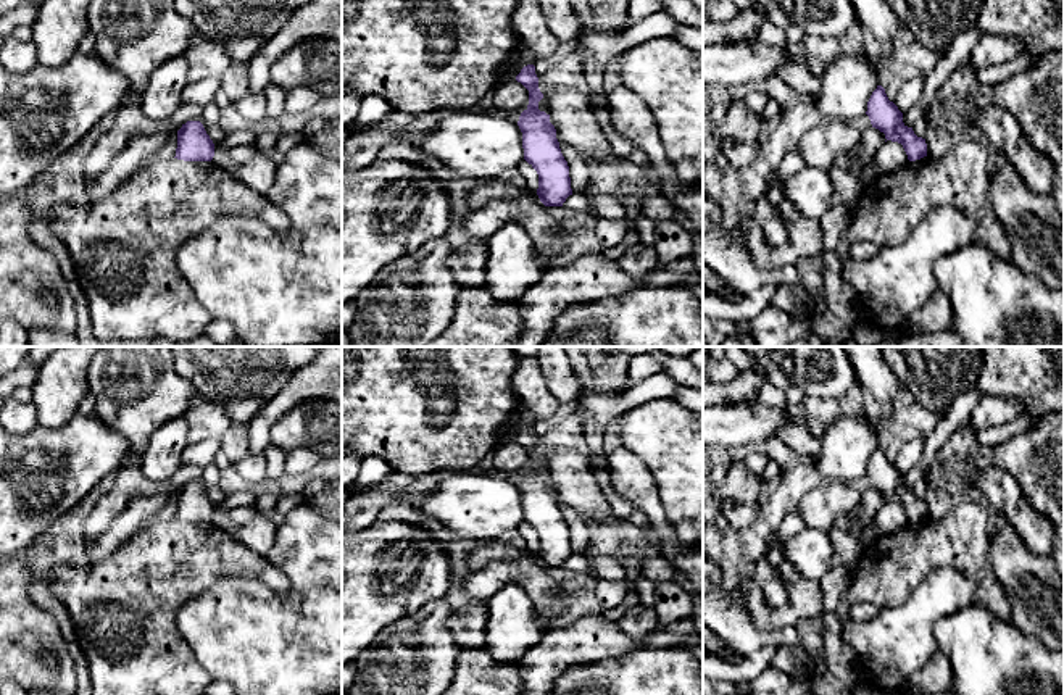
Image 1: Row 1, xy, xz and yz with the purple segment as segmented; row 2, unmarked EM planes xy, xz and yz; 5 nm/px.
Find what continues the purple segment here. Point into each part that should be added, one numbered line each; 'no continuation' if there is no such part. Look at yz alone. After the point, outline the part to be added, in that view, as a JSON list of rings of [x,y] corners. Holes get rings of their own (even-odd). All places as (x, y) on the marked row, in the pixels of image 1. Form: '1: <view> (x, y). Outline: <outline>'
no continuation

